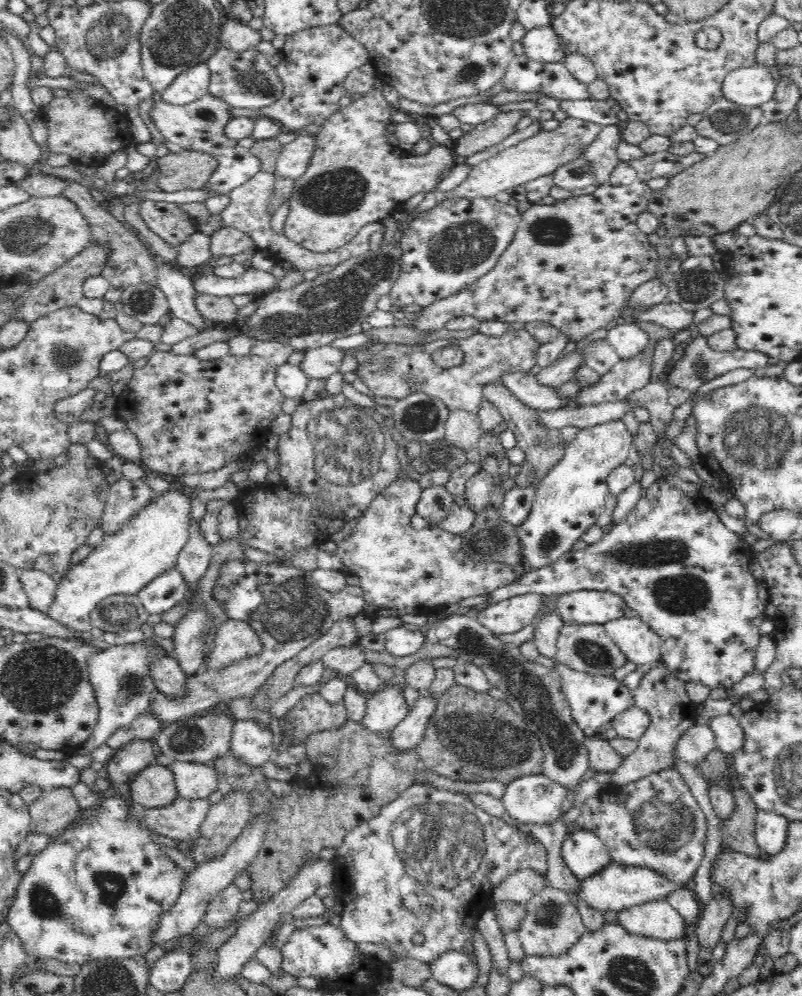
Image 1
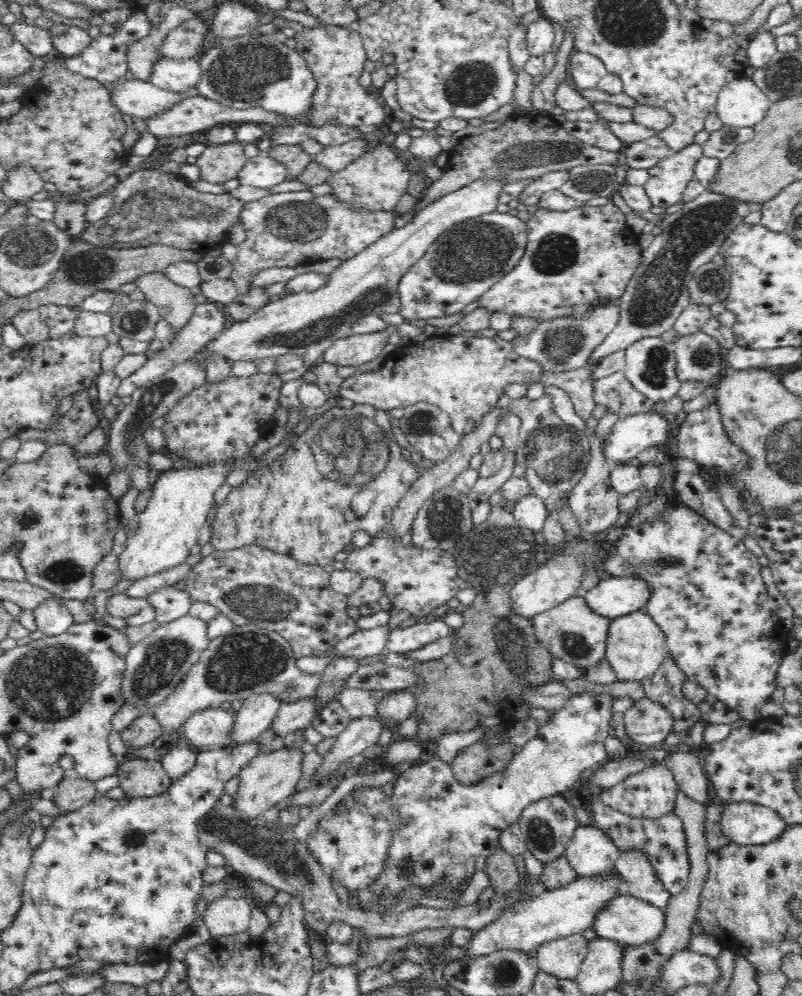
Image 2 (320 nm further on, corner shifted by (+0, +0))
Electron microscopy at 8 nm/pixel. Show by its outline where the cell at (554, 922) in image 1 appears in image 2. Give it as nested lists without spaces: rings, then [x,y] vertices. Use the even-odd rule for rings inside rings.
[[[582,933],[552,939],[537,947],[540,971],[556,978],[575,980],[589,949],[589,940]]]

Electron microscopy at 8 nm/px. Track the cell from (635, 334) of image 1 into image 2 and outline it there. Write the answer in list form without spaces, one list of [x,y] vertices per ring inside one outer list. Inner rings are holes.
[[[648,337],[638,340],[626,349],[626,367],[624,369],[626,378],[634,385],[634,388],[645,394],[650,400],[670,400],[680,390],[682,382],[679,381],[676,366],[678,358],[674,342],[667,342],[660,337]]]

